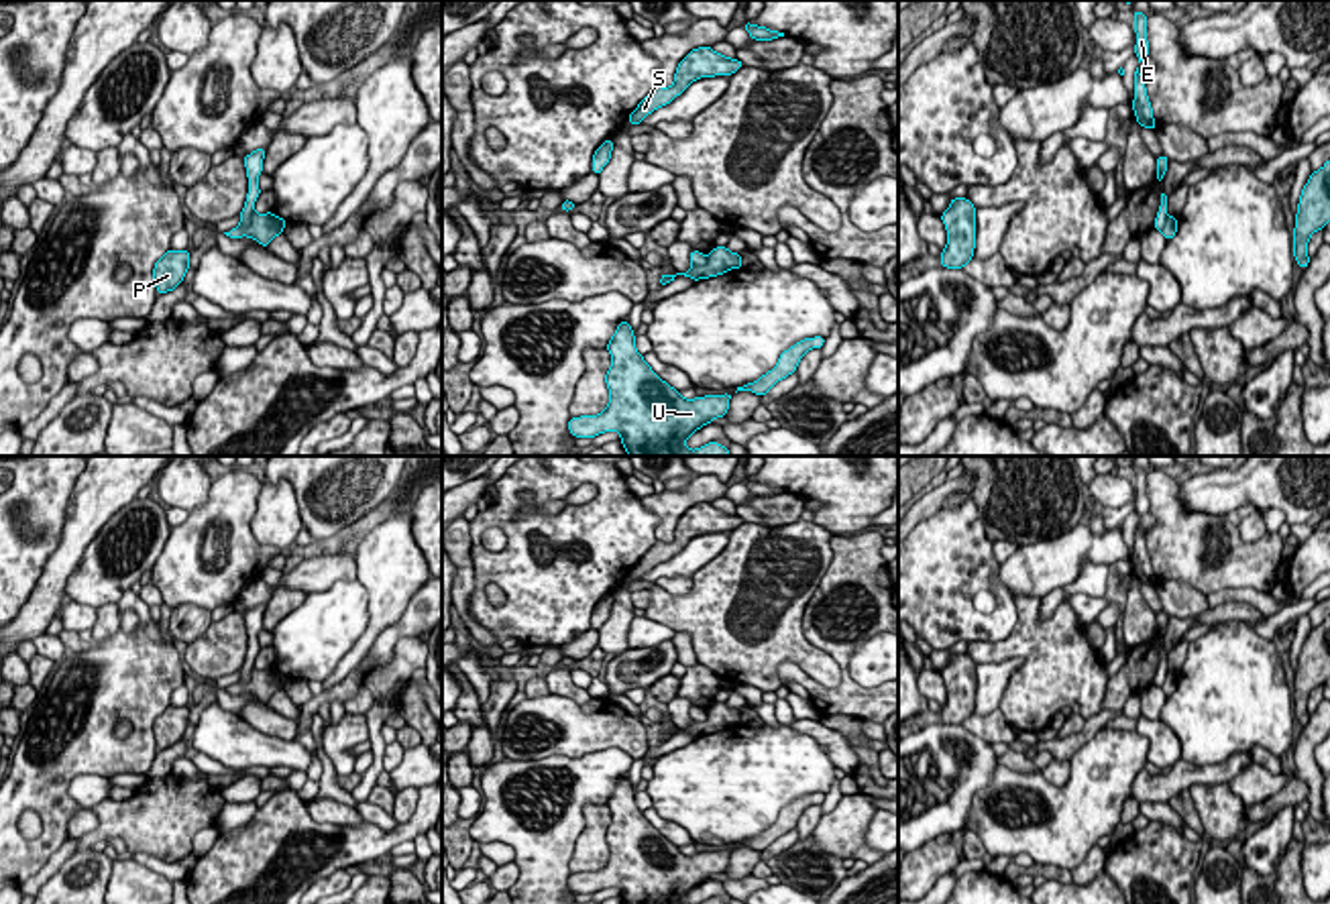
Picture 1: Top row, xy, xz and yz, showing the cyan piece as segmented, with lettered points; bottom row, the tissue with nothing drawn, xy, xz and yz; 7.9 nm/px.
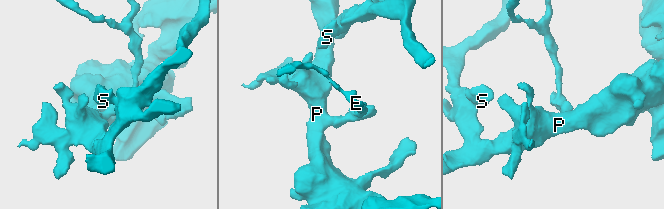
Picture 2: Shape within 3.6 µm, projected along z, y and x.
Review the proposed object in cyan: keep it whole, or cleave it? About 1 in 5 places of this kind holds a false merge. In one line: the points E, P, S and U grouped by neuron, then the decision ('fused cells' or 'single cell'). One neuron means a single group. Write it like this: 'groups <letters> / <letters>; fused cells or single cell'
groups E / P S U; fused cells

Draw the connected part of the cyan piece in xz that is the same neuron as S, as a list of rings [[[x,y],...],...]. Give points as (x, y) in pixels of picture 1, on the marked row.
[[[713,47],[692,49],[676,67],[674,83],[670,88],[656,88],[638,104],[638,108],[629,114],[629,124],[642,124],[642,120],[654,110],[670,104],[676,96],[680,96],[692,81],[701,77],[715,75],[731,75],[741,69],[743,63],[739,59],[723,57],[715,53]]]

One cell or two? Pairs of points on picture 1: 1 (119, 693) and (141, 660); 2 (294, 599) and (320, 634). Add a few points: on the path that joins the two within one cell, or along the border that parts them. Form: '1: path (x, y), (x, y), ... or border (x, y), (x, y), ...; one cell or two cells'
1: path (119, 685), (133, 668); one cell
2: border (308, 593), (271, 630); two cells

